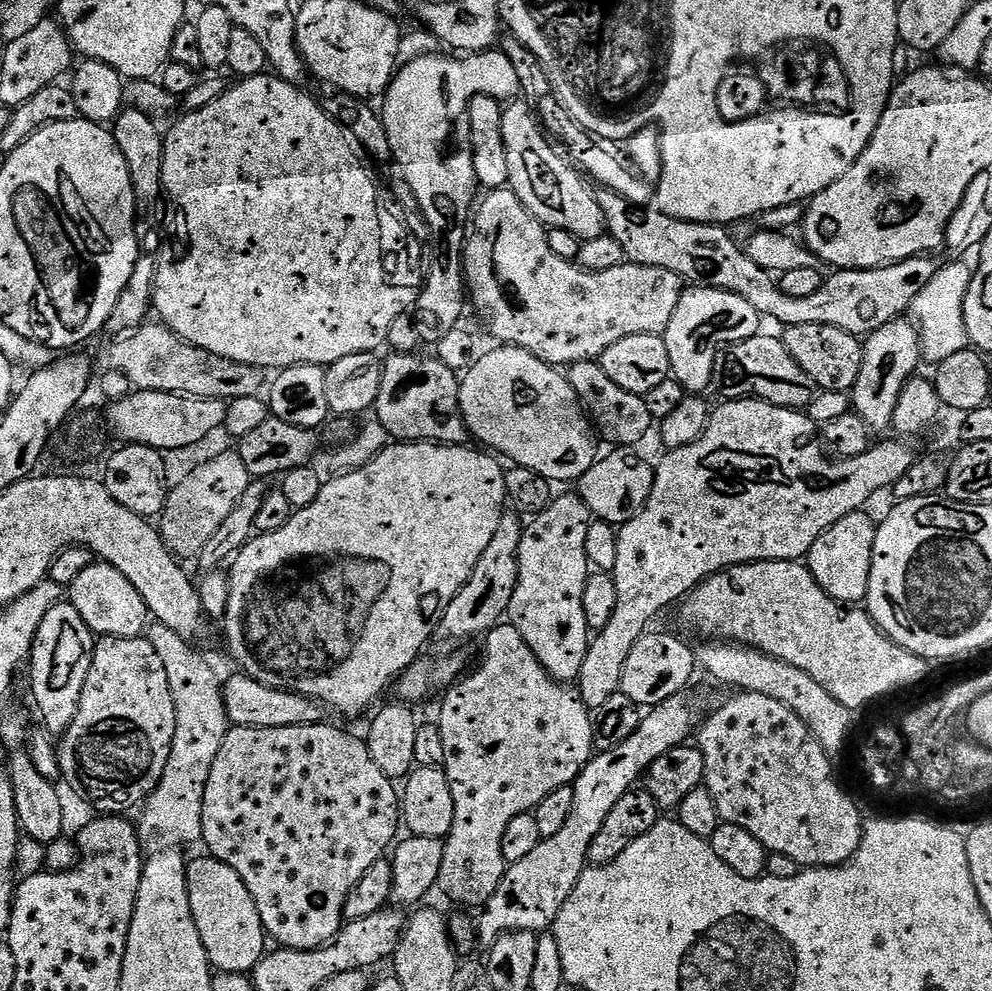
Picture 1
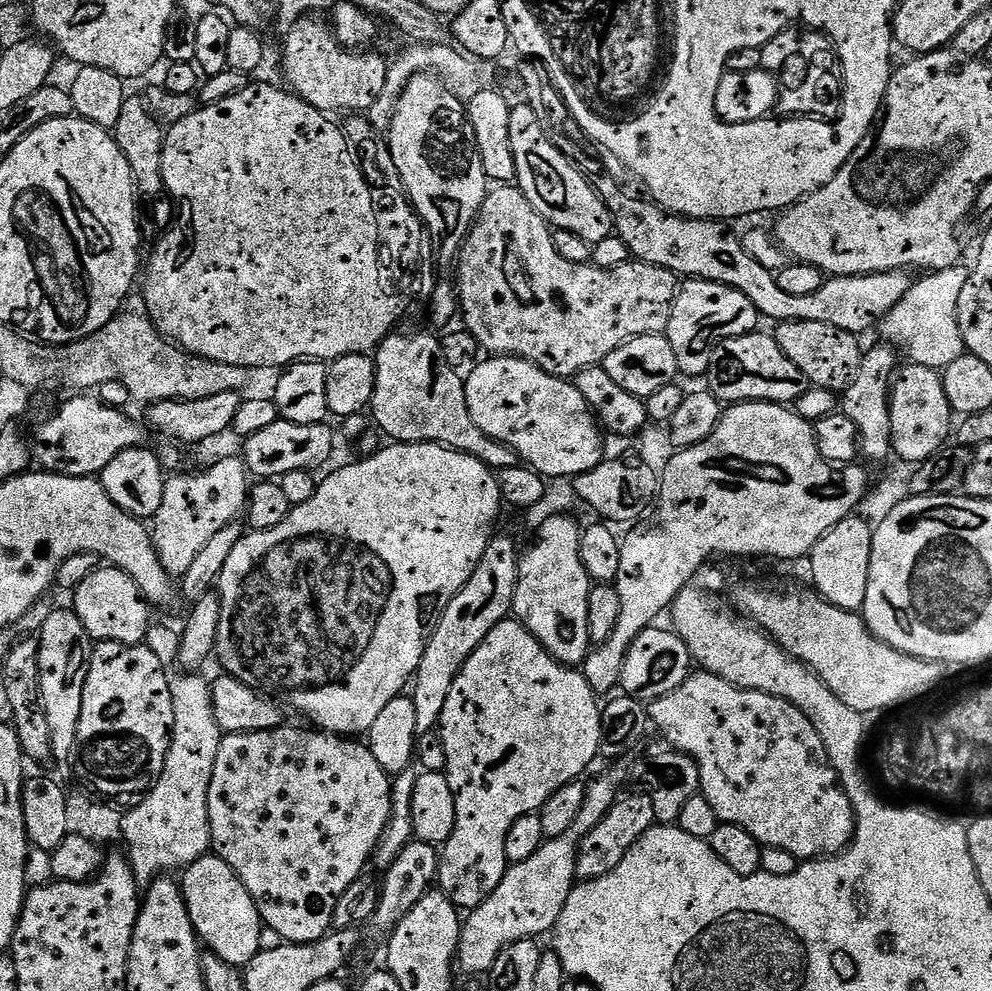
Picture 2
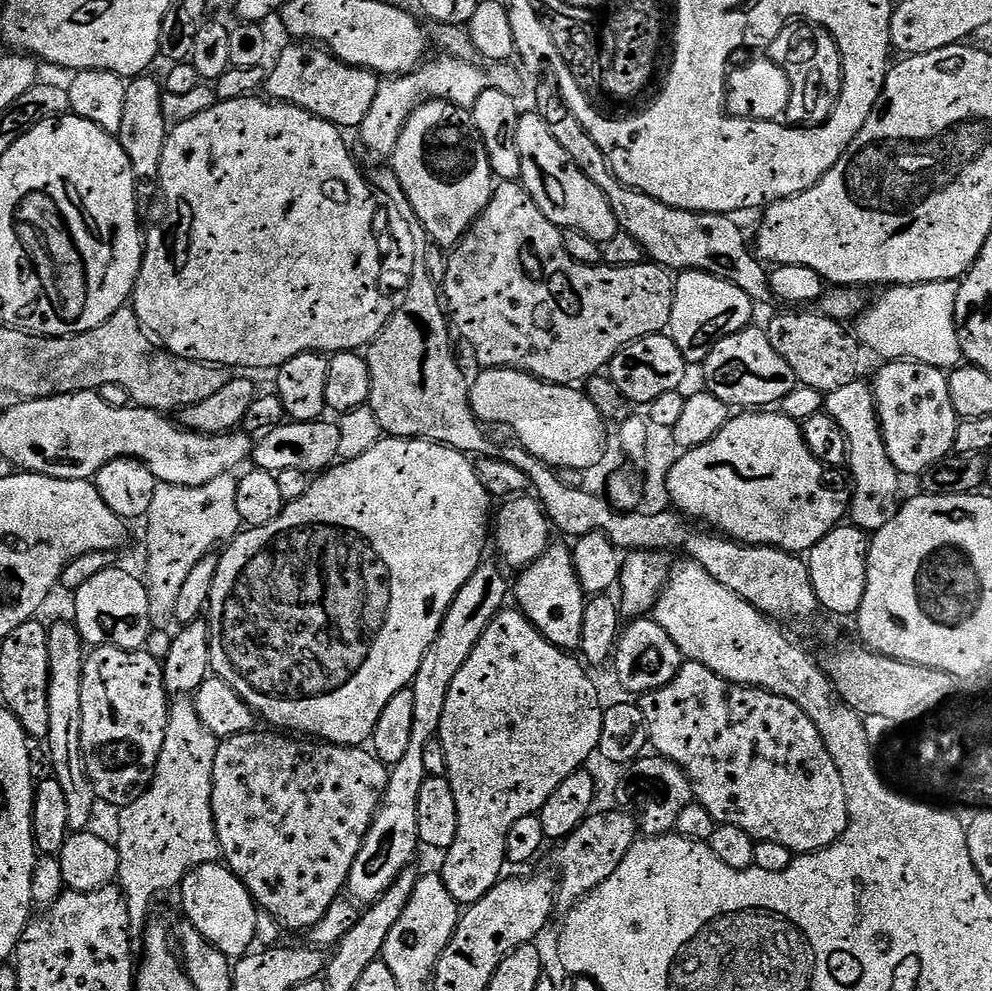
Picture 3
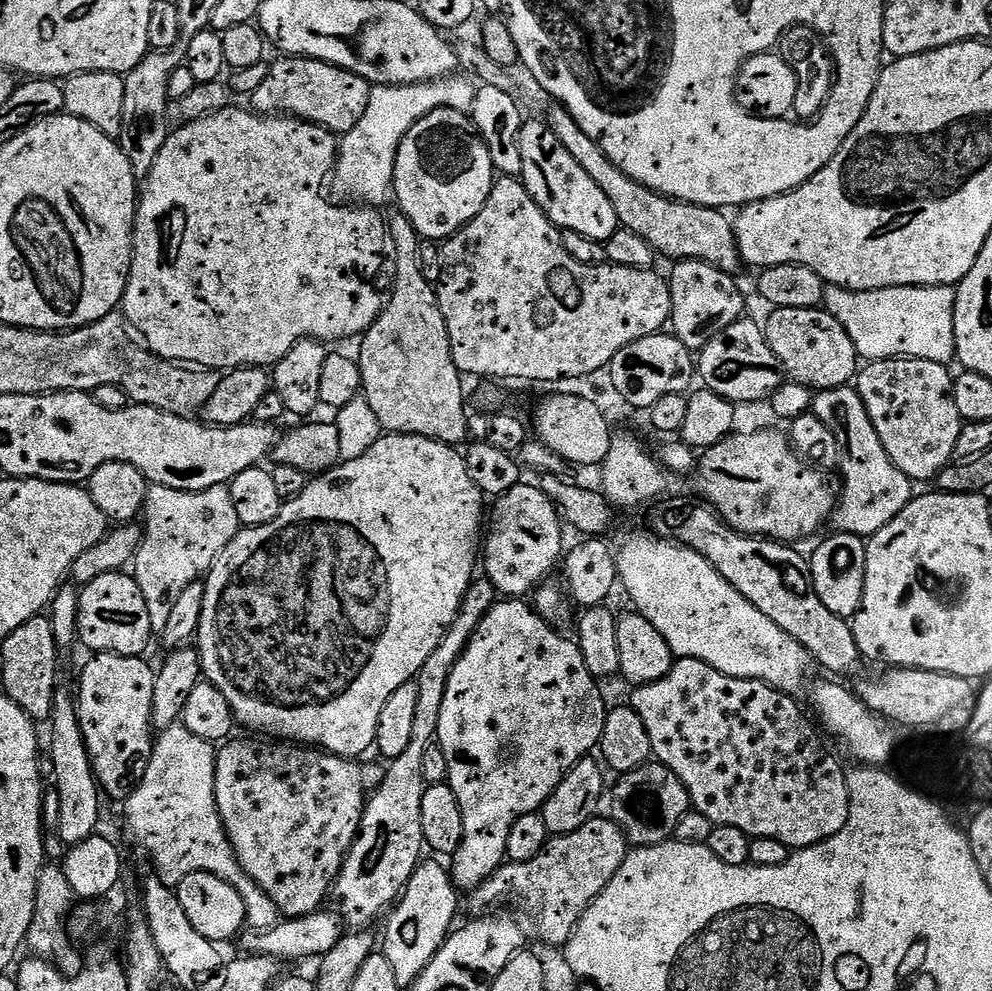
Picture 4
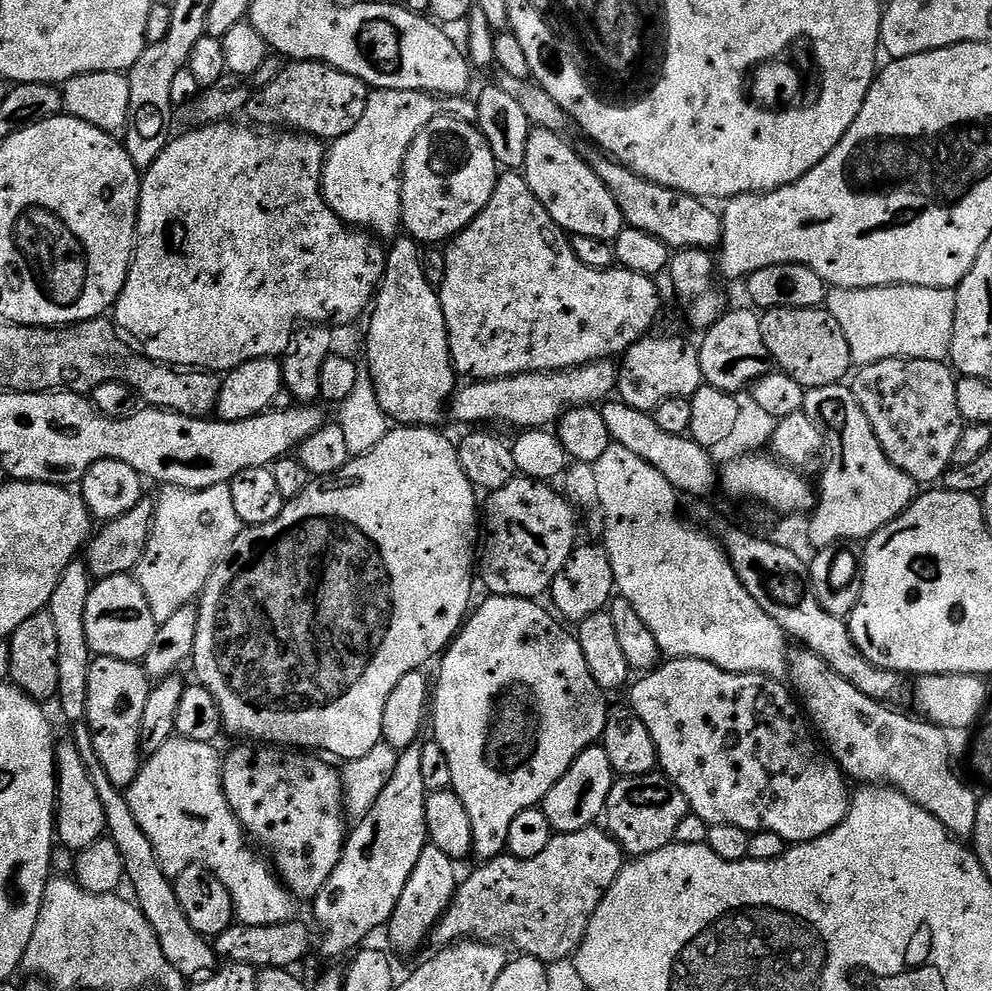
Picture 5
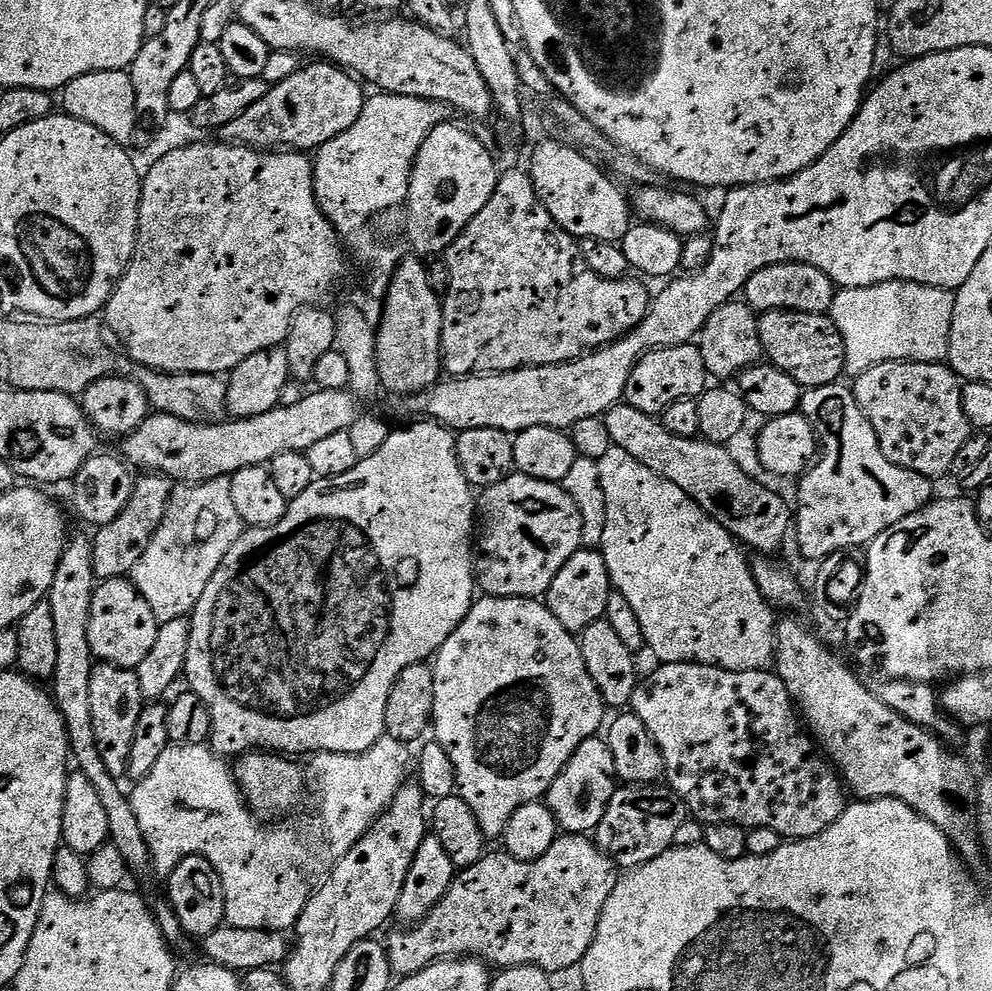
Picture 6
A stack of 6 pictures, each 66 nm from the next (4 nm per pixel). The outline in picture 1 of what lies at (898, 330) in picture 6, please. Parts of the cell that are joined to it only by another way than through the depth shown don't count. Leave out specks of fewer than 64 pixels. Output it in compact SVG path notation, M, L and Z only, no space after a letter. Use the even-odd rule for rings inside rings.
M948 264L937 267L934 278L914 298L910 309L911 319L920 334L920 351L923 359L935 366L942 363L946 358L958 354L958 350L969 347L968 331L964 321L964 303L966 302L966 290L970 290L972 281L973 265Z

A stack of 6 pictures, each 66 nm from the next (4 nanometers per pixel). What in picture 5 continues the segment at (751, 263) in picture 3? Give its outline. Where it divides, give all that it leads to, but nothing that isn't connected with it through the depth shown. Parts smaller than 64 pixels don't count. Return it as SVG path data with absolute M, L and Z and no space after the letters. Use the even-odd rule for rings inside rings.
M584 142L578 148L580 157L602 178L606 190L614 194L614 202L618 202L618 210L622 210L622 218L629 228L646 230L646 234L654 234L669 249L706 248L719 249L720 239L724 233L724 221L721 213L716 212L711 203L705 202L699 196L687 196L685 192L675 192L666 186L658 186L646 178L636 176L616 160L609 158L599 148Z

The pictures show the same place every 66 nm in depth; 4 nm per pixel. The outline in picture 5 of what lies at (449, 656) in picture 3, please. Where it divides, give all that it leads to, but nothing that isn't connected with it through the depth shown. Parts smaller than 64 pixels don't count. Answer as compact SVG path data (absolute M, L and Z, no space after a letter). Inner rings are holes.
M414 743L397 755L394 774L390 774L374 806L370 806L366 815L355 821L356 828L354 824L349 831L348 839L344 842L342 858L338 866L334 866L334 874L326 878L326 886L322 886L320 893L311 901L310 907L316 915L318 948L326 955L347 957L367 941L364 939L371 932L376 932L379 928L381 931L394 914L394 906L398 906L398 898L402 898L402 890L406 890L406 882L410 882L410 874L418 858L422 858L422 850L429 843L426 830L428 794L426 782L422 779L422 750L419 743Z

